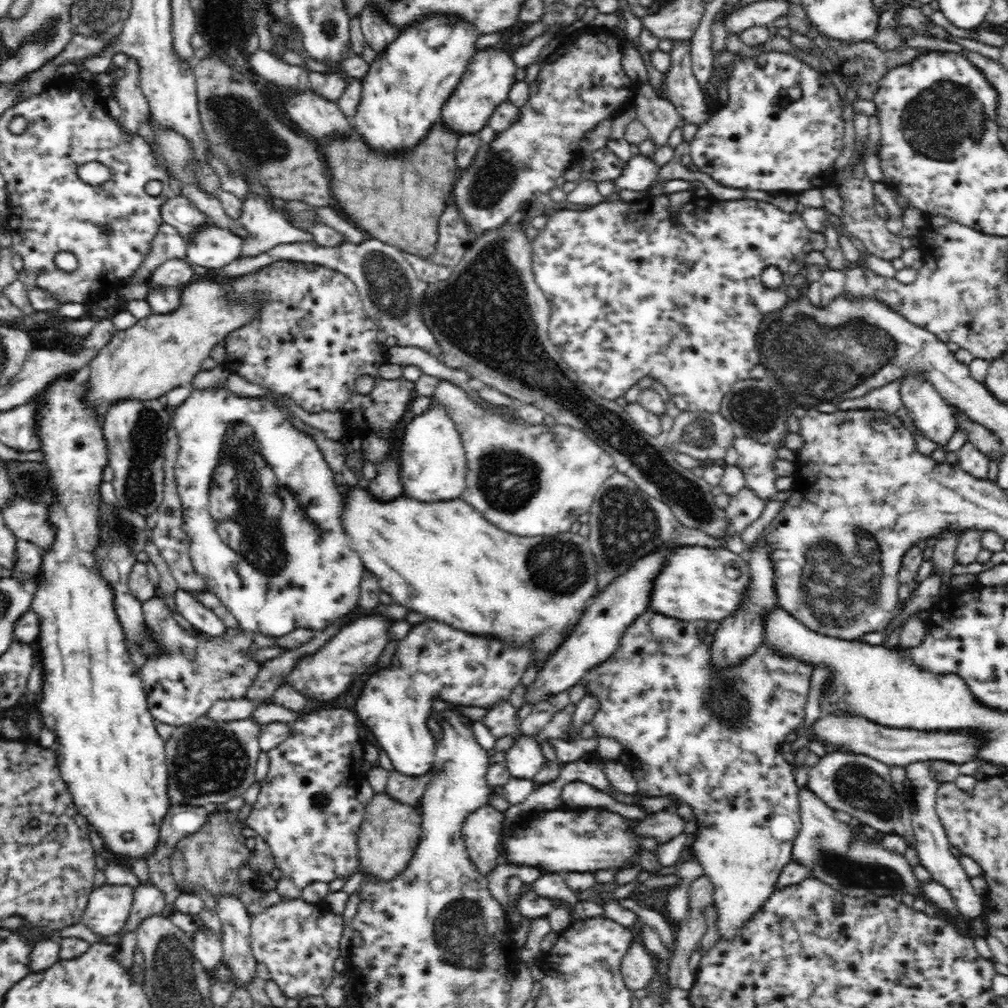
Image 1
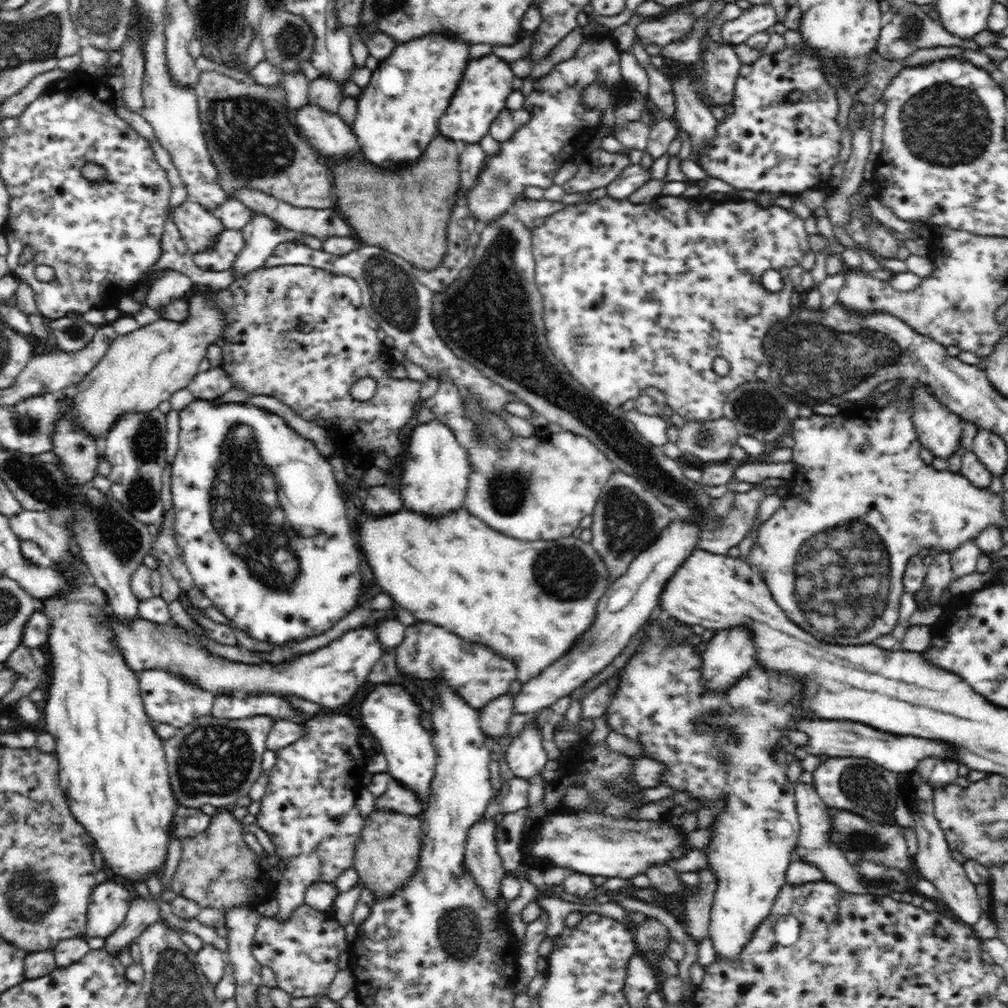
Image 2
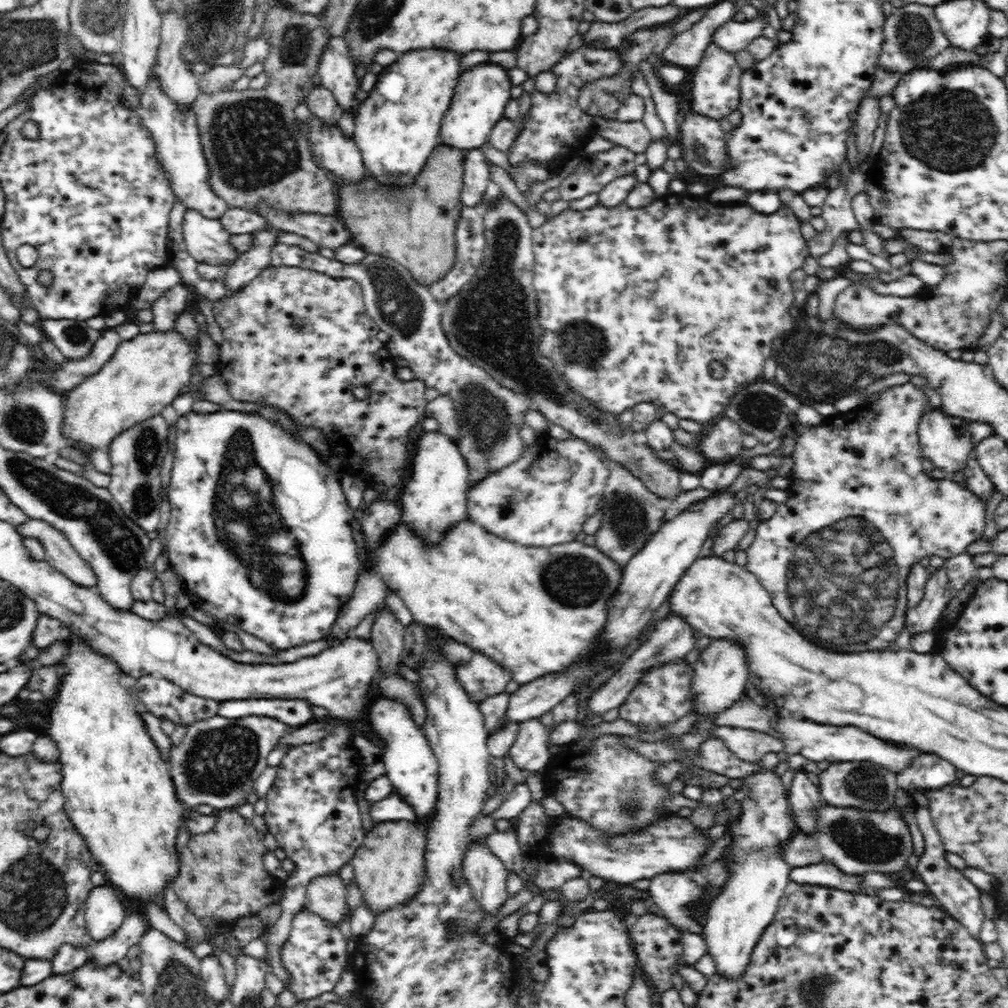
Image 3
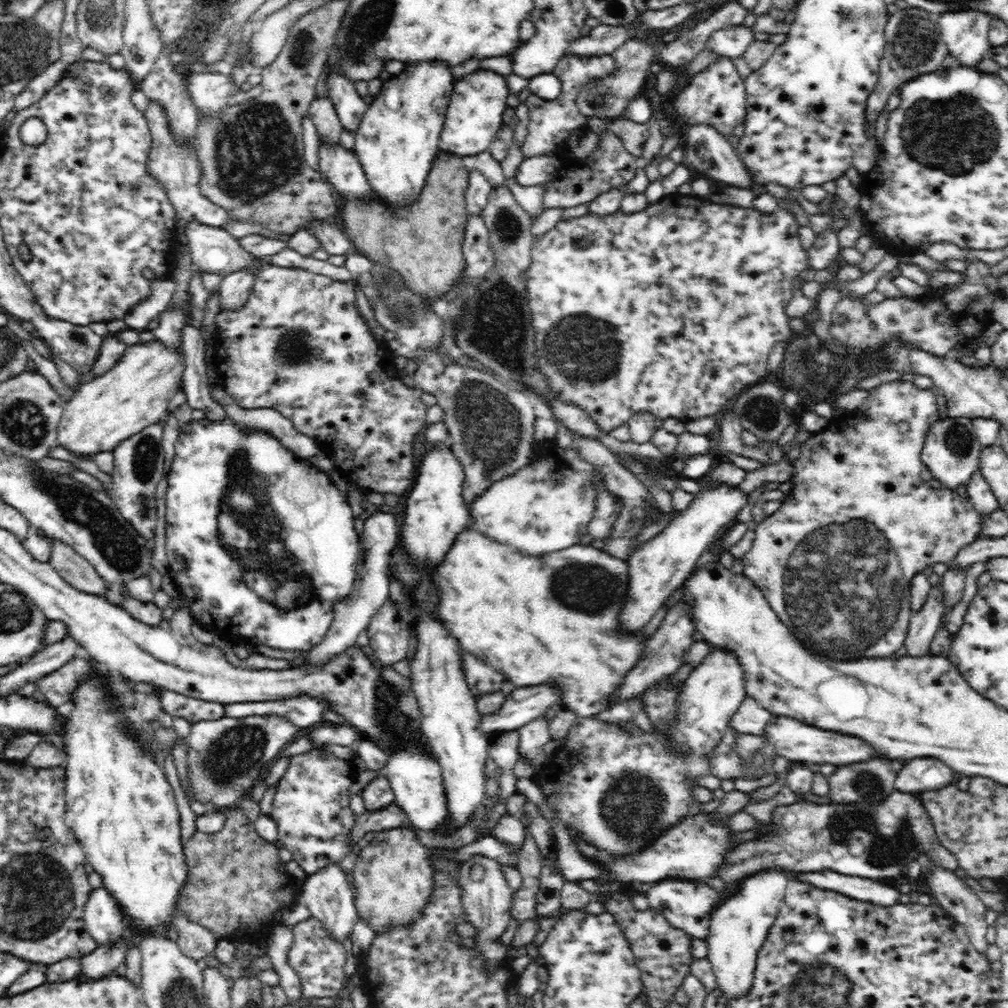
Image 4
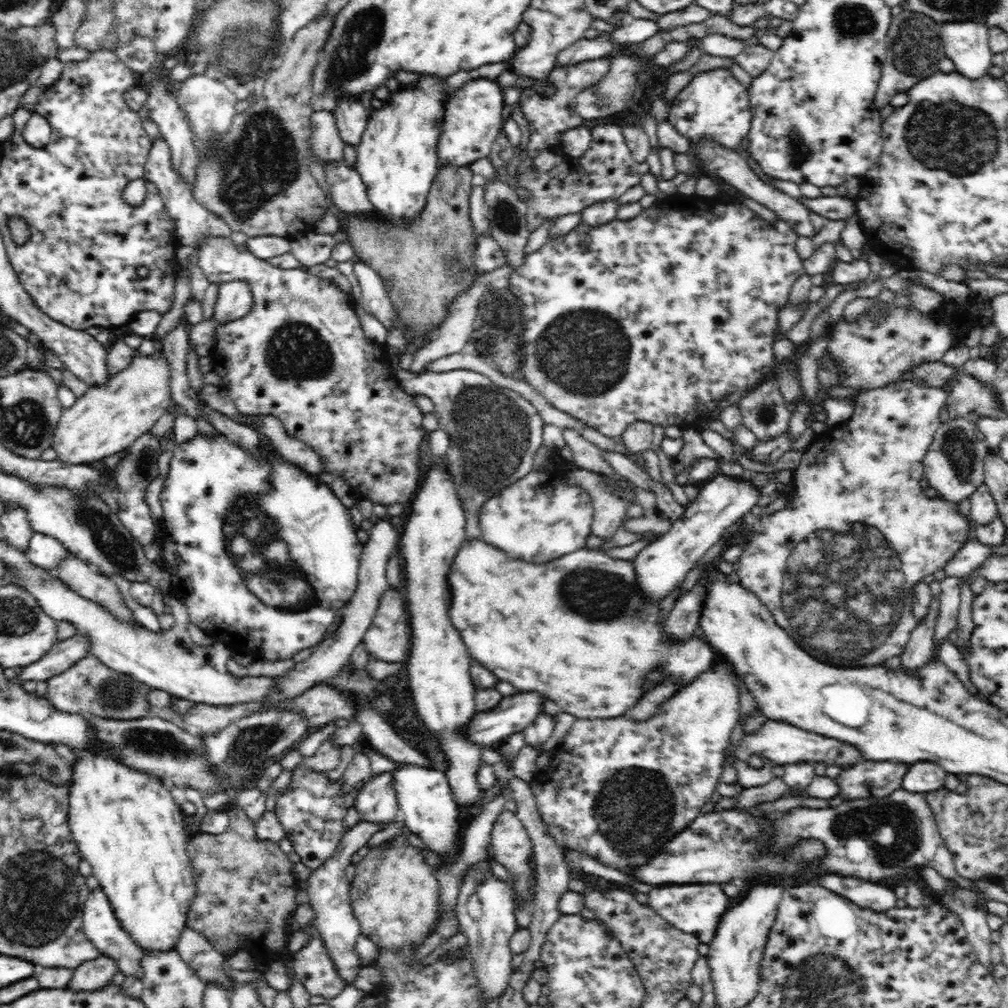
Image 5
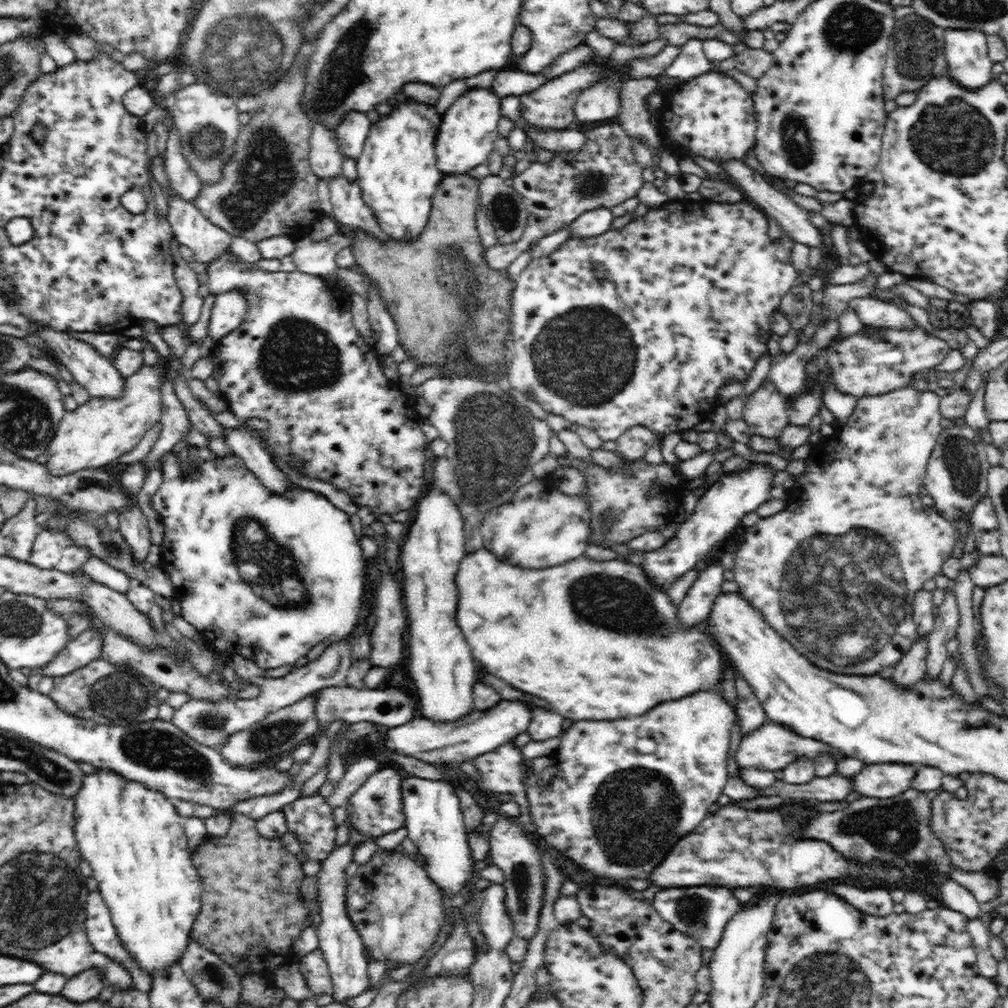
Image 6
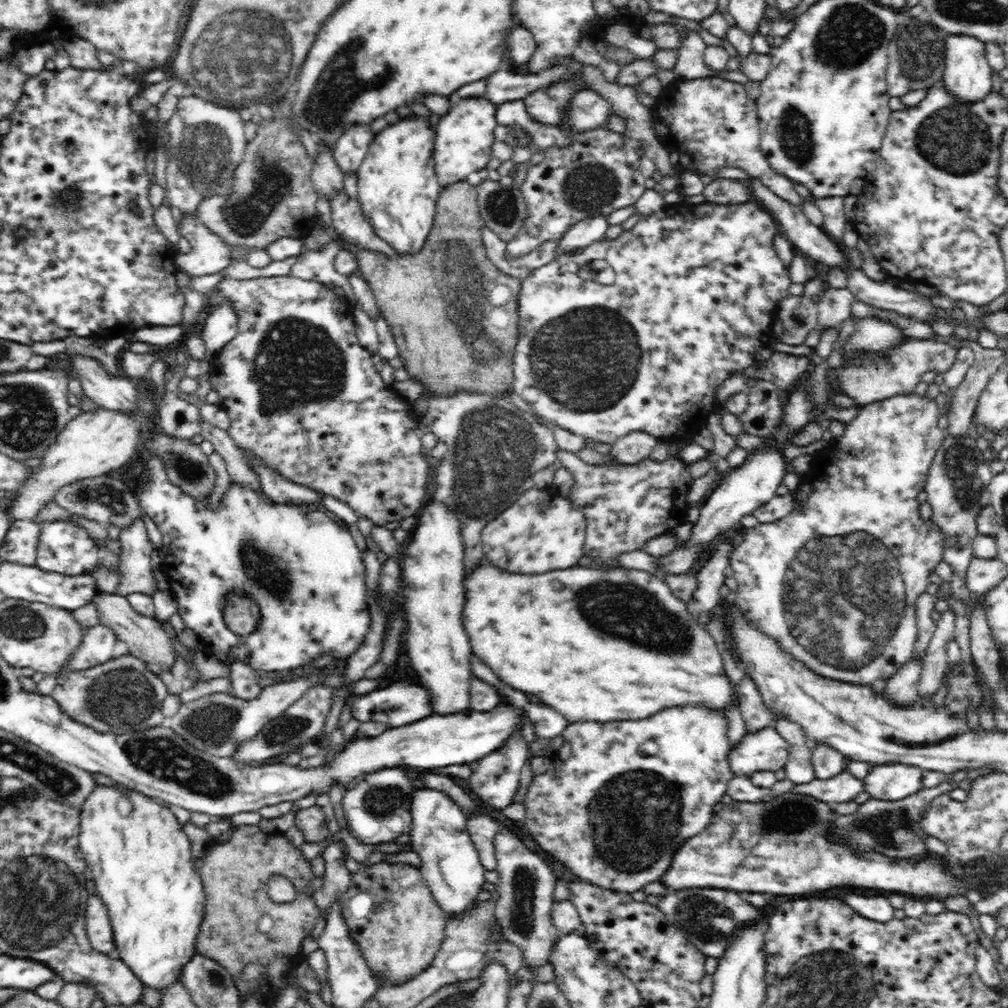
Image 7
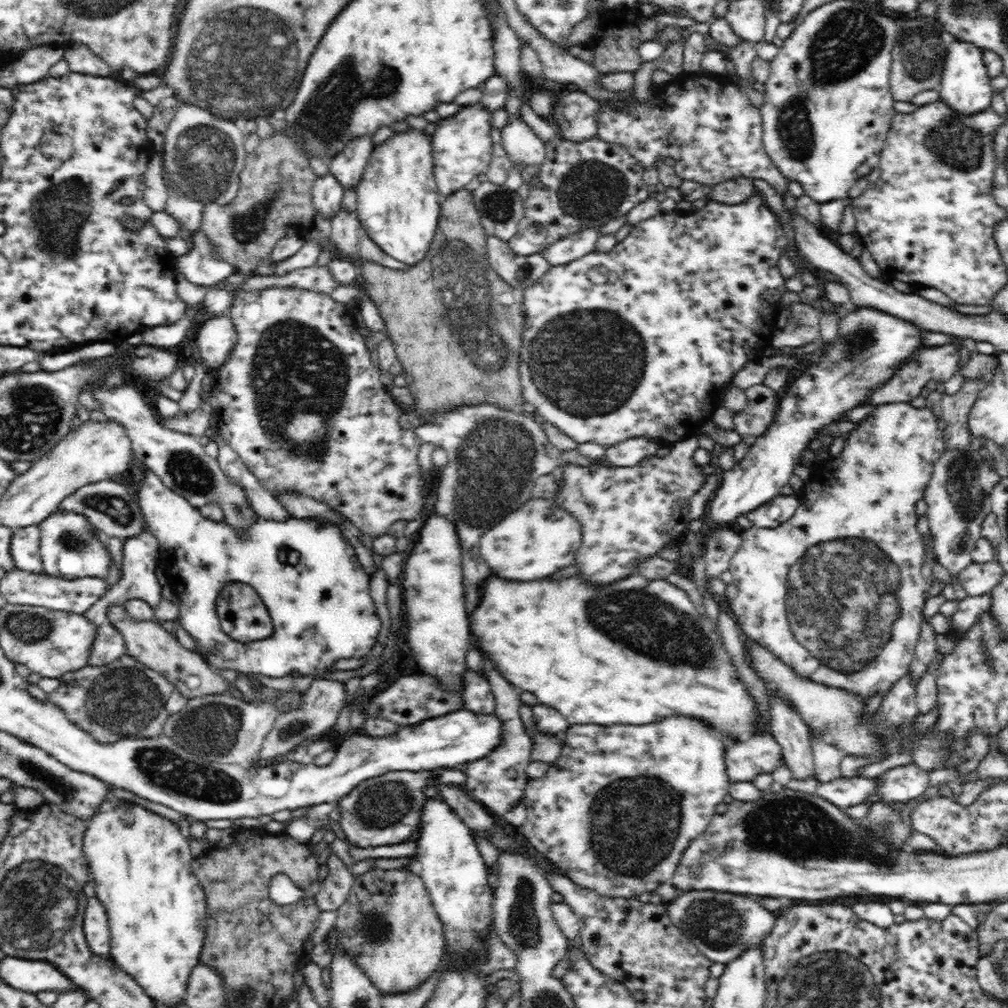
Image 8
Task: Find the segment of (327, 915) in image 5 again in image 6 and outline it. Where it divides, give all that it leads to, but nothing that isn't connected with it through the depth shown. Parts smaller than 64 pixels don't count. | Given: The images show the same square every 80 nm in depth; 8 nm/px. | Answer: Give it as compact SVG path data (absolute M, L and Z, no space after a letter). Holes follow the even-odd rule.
M357 830L351 831L350 839L346 844L334 848L321 863L321 869L317 876L316 904L320 907L319 914L322 922L317 927L317 937L319 940L318 949L327 961L331 981L333 984L333 998L336 1002L344 1002L348 998L354 998L362 992L370 990L370 978L368 977L368 962L364 957L364 945L358 931L354 929L354 923L350 921L346 910L347 901L347 879L344 870L353 861L352 847L367 840L369 836L360 834Z

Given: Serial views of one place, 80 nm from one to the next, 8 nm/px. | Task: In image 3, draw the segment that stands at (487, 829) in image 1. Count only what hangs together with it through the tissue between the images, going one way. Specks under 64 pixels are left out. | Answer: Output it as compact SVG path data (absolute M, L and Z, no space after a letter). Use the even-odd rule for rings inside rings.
M485 838L467 845L463 871L465 881L473 891L473 899L483 914L494 914L511 896L505 885L508 869L490 852L489 846L485 845Z

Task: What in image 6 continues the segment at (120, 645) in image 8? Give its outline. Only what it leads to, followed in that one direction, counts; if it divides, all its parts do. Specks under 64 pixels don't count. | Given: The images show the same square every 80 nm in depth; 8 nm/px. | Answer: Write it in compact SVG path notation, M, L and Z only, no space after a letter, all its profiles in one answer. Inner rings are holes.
M100 629L85 630L63 648L63 650L45 668L36 669L46 677L60 677L71 674L80 668L85 668L94 660L103 656L104 639Z

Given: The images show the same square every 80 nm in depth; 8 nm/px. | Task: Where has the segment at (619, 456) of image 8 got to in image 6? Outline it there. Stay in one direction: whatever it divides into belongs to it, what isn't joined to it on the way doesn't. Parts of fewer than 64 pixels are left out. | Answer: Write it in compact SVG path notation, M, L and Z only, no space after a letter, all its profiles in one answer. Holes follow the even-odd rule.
M632 426L615 441L617 452L626 461L636 461L656 445L656 435L645 426Z

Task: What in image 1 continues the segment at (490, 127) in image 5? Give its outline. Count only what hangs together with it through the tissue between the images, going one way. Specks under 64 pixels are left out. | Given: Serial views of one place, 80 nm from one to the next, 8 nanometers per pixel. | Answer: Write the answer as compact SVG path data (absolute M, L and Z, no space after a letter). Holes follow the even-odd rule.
M498 46L477 50L458 86L454 88L446 104L443 104L440 121L448 130L458 135L480 132L488 124L488 118L496 110L496 106L504 100L509 100L516 69L517 66L507 50L502 50Z

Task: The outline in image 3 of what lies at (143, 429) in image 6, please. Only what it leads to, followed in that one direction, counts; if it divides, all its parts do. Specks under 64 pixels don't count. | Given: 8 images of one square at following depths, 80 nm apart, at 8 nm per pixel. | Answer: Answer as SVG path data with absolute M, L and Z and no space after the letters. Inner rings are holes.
M174 328L170 332L153 330L151 333L140 333L129 341L120 342L114 356L96 374L88 376L65 394L65 413L61 429L70 447L107 449L112 438L122 434L122 430L130 430L130 427L152 418L154 414L160 414L179 395L180 389L189 384L191 370L198 362L199 340L199 337L196 338L194 346L191 346L191 342Z

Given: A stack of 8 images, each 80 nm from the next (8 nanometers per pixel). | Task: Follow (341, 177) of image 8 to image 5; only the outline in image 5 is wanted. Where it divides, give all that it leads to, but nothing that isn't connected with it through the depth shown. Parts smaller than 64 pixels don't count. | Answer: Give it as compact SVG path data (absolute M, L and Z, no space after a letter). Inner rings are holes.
M344 96L344 98L338 98L334 115L344 144L356 149L362 140L364 130L366 130L369 111L357 98Z

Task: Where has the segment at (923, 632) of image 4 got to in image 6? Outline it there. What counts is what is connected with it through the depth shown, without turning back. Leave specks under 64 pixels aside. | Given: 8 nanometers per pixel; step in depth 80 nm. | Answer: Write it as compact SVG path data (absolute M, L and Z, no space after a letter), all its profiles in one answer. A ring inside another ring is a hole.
M917 636L910 651L898 662L890 679L902 687L912 689L925 678L926 660L928 658L928 640L926 636Z

